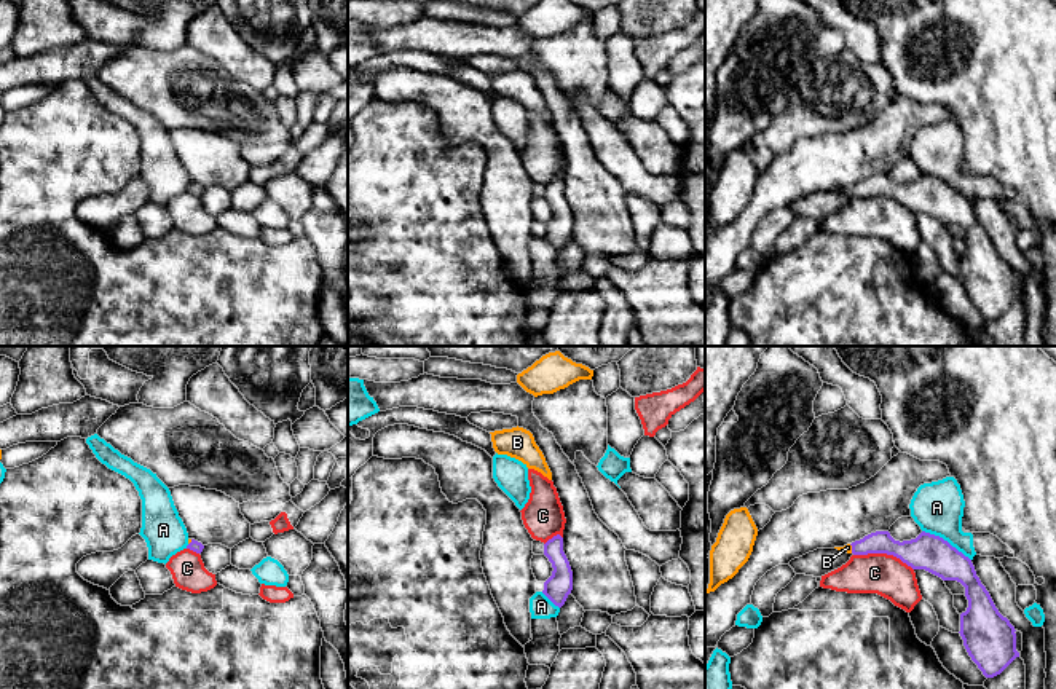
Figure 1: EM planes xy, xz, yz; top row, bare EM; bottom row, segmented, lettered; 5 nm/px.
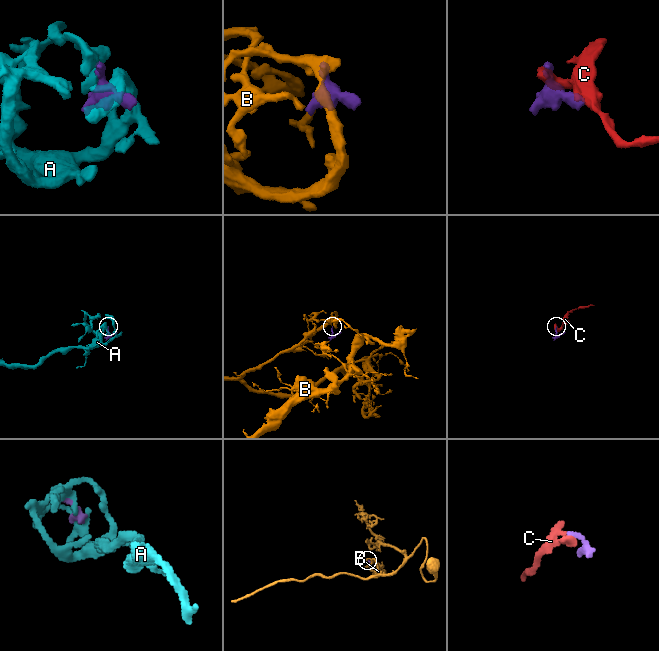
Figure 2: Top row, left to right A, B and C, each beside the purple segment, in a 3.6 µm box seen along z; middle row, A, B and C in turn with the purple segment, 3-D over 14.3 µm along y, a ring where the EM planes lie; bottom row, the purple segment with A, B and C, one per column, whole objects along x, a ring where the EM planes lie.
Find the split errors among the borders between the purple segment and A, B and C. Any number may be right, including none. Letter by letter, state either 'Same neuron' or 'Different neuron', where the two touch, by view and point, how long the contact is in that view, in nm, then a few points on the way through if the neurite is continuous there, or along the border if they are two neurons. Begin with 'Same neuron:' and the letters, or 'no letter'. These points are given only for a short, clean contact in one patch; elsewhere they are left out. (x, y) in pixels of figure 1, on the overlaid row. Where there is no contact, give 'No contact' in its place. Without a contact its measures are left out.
Same neuron: B
A: Different neuron. Touches purple at yz (946, 541). Shared border 300 nm
B: Same neuron. Touches purple at yz (852, 549). Shared border 50 nm. Path across: yz (881, 541), (852, 549), (847, 547)
C: Different neuron. Touches purple at yz (884, 552). Shared border 320 nm. Boundary: yz (854, 554), (892, 554), (913, 570)

